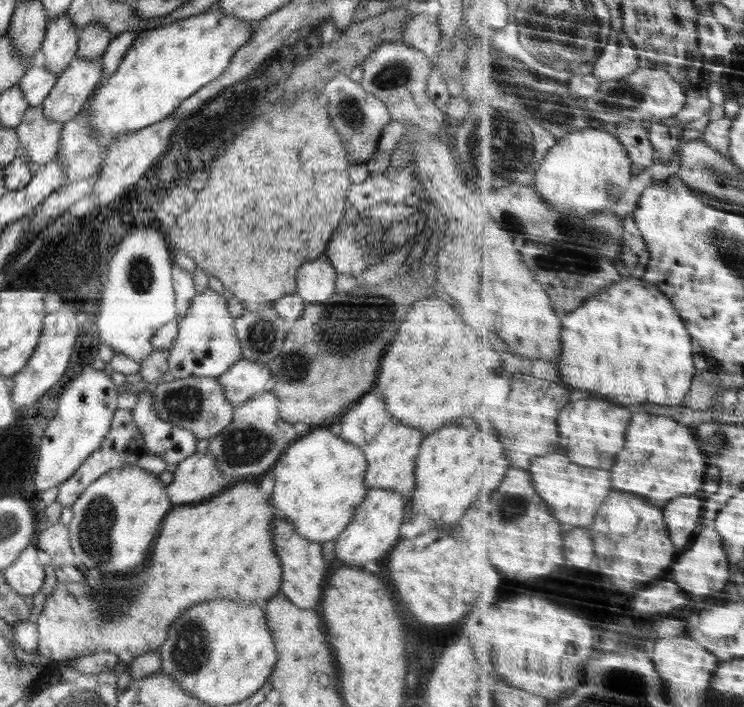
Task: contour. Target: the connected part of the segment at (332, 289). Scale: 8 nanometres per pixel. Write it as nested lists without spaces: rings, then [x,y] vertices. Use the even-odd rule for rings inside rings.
[[[322,255],[318,260],[306,262],[296,274],[296,293],[306,303],[324,303],[337,294],[336,276],[338,272],[330,260]]]

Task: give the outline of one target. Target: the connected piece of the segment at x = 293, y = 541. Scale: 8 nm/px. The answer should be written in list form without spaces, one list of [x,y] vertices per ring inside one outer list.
[[[278,516],[272,522],[274,533],[274,551],[280,559],[282,567],[282,582],[279,589],[296,605],[296,607],[312,609],[317,608],[323,595],[322,586],[328,569],[328,562],[322,555],[322,544],[310,541],[294,530],[294,525],[288,519]]]

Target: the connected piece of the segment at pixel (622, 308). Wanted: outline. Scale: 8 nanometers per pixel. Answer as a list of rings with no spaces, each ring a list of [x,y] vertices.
[[[631,275],[620,284],[610,286],[602,296],[595,296],[578,309],[563,317],[565,332],[564,352],[559,361],[560,379],[578,394],[594,390],[598,398],[620,398],[614,404],[632,406],[652,402],[659,405],[680,406],[686,402],[698,375],[694,354],[694,337],[686,328],[687,322],[678,312],[674,301],[654,284],[646,283],[644,276]]]

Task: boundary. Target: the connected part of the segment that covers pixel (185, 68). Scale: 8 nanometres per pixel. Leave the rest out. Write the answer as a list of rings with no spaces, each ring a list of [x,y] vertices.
[[[213,6],[204,14],[144,30],[124,53],[118,69],[102,79],[88,109],[88,126],[105,150],[118,134],[142,130],[164,120],[183,100],[216,80],[228,67],[238,48],[250,42],[254,24],[224,14]]]

